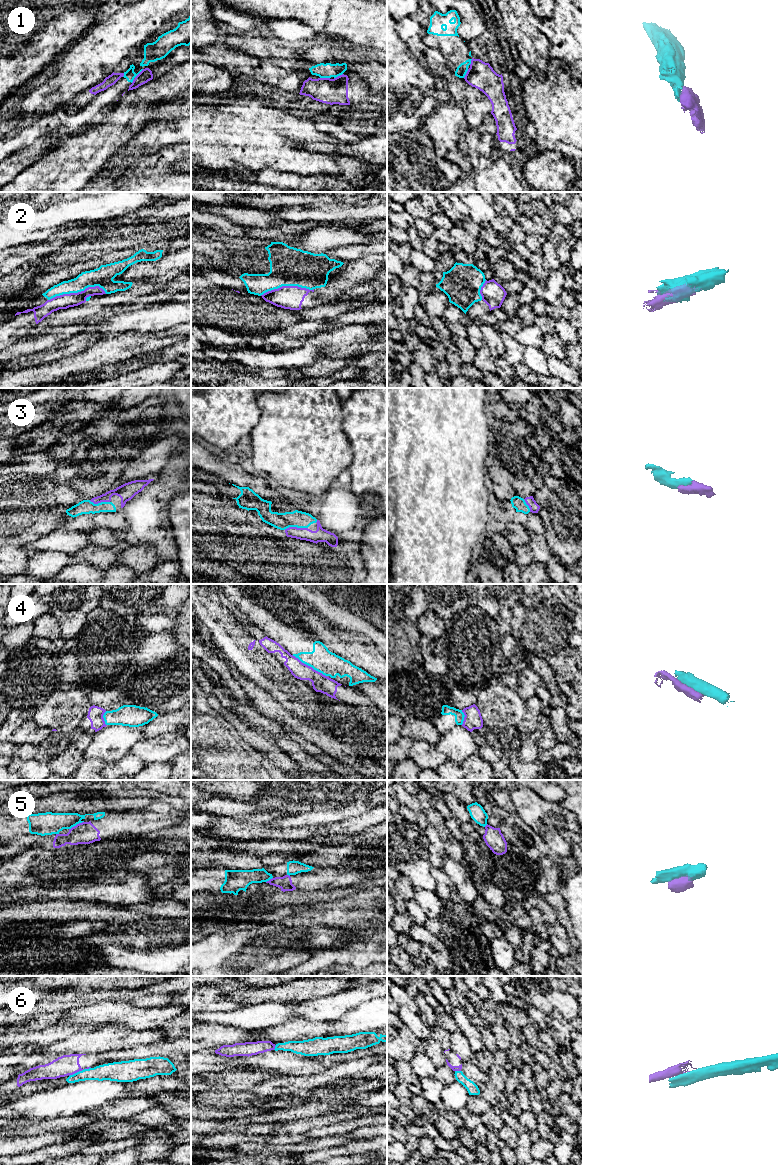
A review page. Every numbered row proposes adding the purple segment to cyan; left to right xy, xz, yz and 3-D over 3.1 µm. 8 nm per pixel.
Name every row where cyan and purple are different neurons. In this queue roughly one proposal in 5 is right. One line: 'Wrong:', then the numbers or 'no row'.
Wrong: 1, 2, 4, 5, 6

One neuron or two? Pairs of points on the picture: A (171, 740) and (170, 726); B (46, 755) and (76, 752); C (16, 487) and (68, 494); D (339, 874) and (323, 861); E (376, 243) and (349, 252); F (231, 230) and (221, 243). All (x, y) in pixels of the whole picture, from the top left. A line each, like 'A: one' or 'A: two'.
A: two
B: one
C: one
D: two
E: one
F: two

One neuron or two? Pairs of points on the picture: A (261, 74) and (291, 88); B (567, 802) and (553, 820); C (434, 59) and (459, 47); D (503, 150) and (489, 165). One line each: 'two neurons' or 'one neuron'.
A: one neuron
B: two neurons
C: two neurons
D: two neurons

